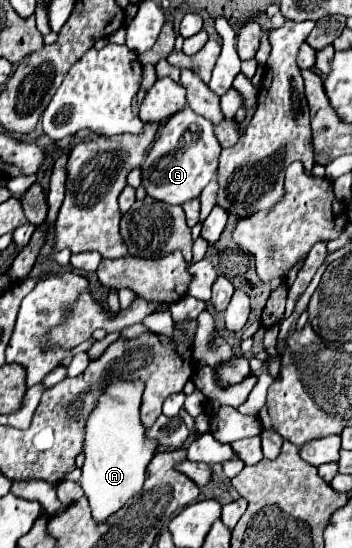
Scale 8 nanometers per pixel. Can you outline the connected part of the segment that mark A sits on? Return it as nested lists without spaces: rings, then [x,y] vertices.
[[[113,381],[105,387],[105,393],[99,397],[99,403],[85,421],[85,463],[81,467],[79,485],[89,499],[91,513],[97,523],[105,521],[121,509],[127,499],[141,491],[145,469],[159,447],[157,441],[147,441],[145,437],[145,427],[139,417],[141,395],[143,381]]]

